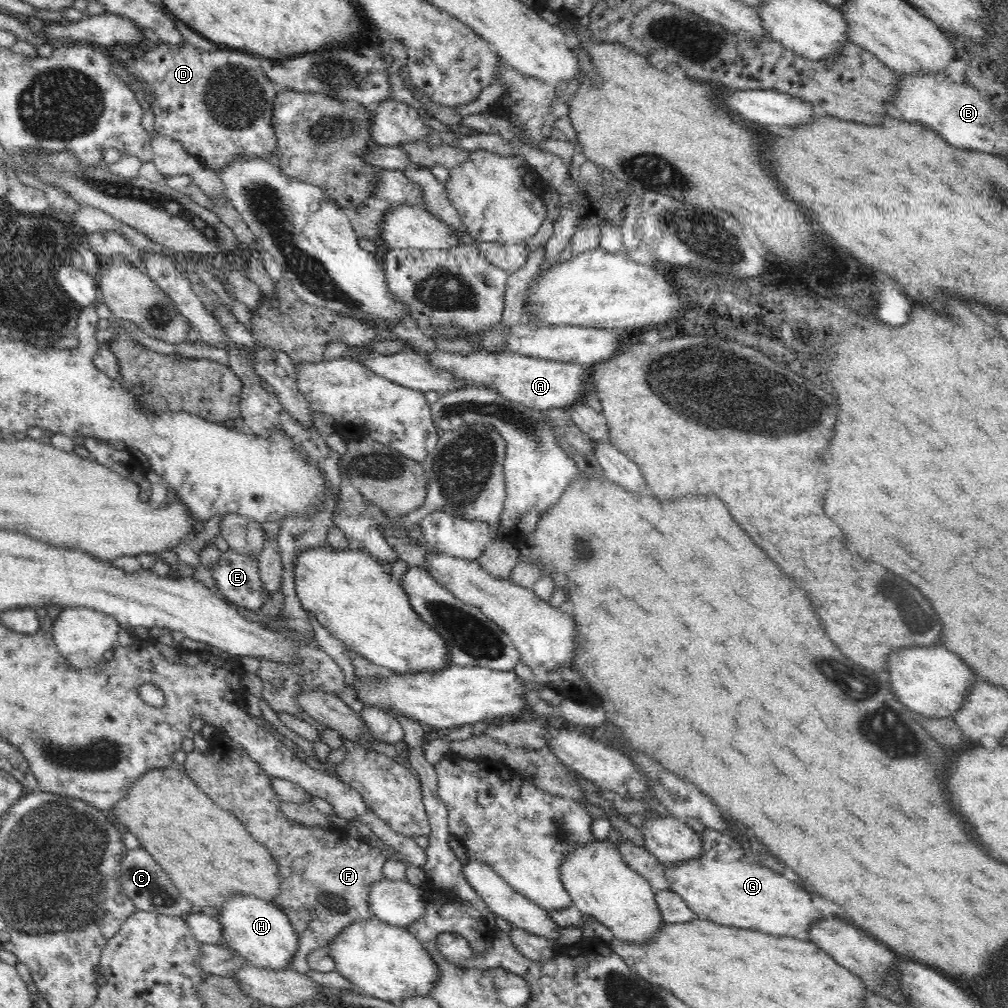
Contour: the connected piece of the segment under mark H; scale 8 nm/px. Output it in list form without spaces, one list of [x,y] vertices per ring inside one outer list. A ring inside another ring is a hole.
[[[236,894],[236,896],[230,896],[219,908],[217,919],[222,925],[222,940],[227,943],[229,948],[238,951],[249,963],[268,970],[289,969],[289,962],[294,956],[294,952],[298,950],[299,935],[294,932],[287,913],[274,903],[254,896]]]

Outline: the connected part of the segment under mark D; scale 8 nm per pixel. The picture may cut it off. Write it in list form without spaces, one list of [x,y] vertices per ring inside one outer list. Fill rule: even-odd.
[[[160,42],[142,57],[152,66],[153,79],[149,84],[155,94],[152,104],[154,128],[157,134],[177,140],[206,167],[221,169],[236,157],[268,159],[277,148],[277,138],[271,120],[273,102],[279,88],[266,77],[258,57],[236,50],[201,52],[187,42],[172,45]]]

